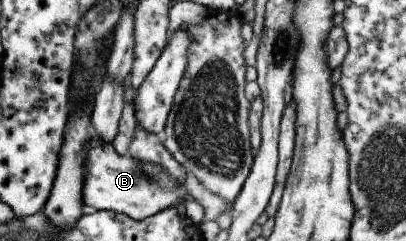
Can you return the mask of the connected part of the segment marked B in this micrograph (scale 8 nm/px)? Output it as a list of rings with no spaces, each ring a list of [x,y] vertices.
[[[109,143],[88,150],[81,200],[86,210],[121,213],[135,221],[144,220],[161,210],[165,210],[165,208],[169,208],[169,206],[177,207],[179,202],[183,202],[185,216],[191,219],[195,225],[200,225],[204,215],[201,204],[195,202],[184,190],[184,187],[177,183],[175,178],[172,178],[158,163],[139,161],[128,154],[119,156]]]

